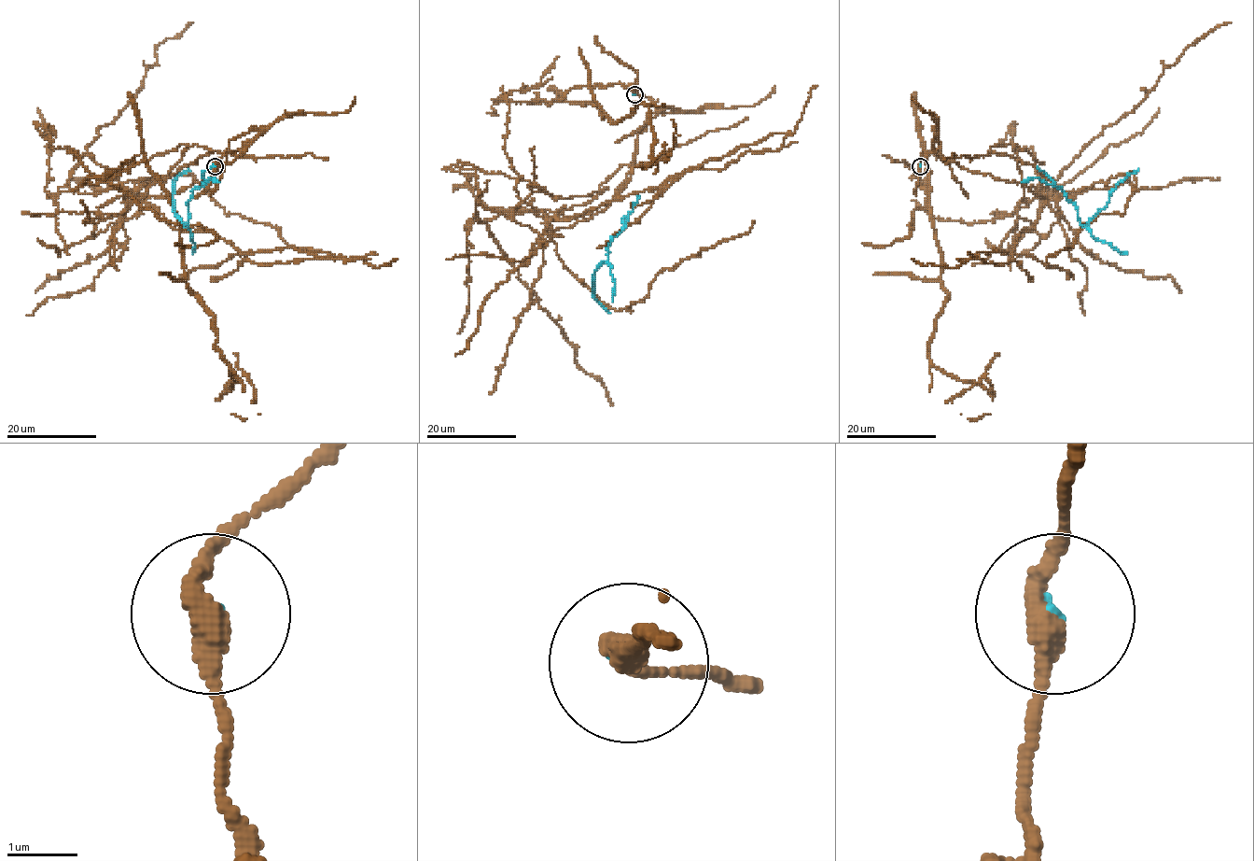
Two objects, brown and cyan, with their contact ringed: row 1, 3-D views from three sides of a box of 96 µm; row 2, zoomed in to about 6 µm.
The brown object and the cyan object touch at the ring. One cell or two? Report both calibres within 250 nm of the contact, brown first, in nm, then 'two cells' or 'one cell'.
calibres 320 and 50 nm; two cells

